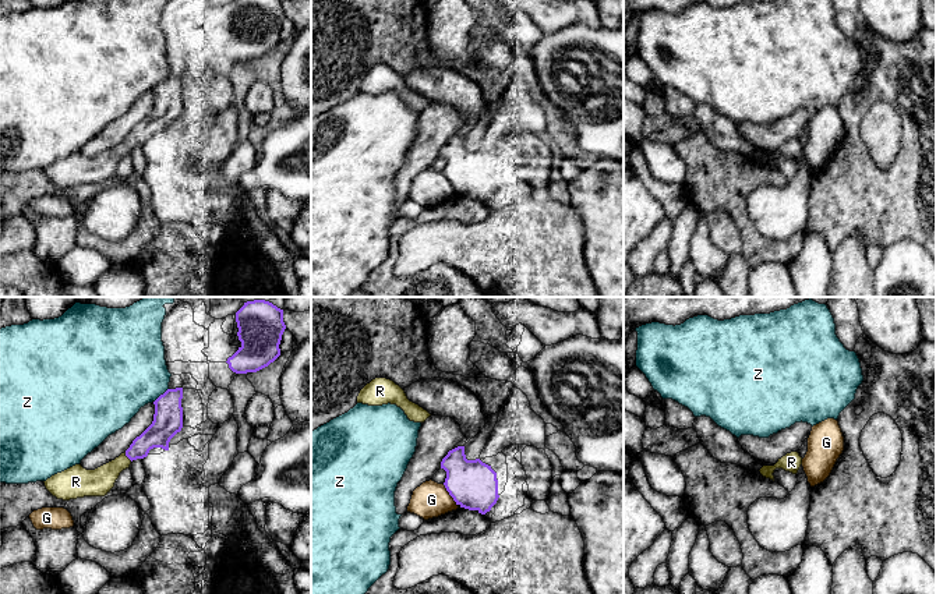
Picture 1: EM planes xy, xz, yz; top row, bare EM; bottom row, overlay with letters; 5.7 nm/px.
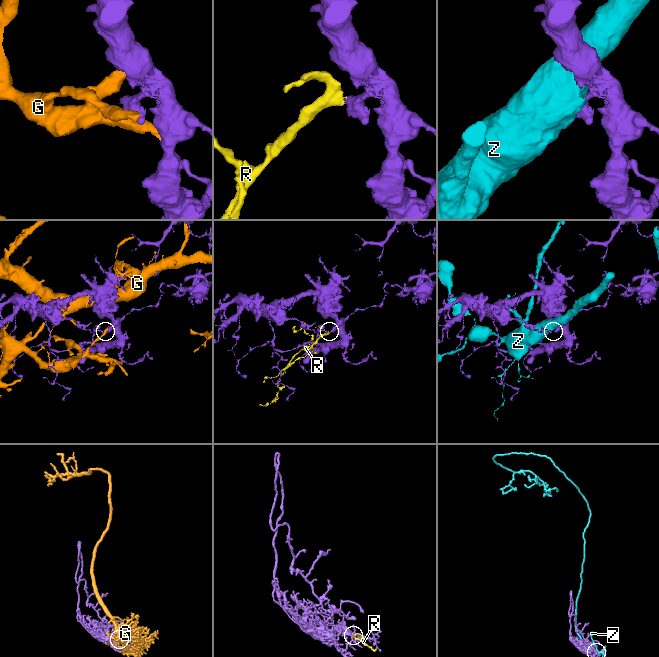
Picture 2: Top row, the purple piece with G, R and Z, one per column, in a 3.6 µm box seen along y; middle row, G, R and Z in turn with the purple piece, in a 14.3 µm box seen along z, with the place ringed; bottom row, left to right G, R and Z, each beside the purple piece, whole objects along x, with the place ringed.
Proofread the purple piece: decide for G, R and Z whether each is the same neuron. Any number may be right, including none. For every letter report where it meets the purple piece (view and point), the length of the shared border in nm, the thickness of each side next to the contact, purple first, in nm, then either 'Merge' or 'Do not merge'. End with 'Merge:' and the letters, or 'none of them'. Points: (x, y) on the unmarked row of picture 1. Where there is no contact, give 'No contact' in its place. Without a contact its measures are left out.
G: Touches purple at xz (449, 181). Shared border 150 nm. Thickness 280 nm (purple) against 200 nm. Do not merge
R: Touches purple at xy (127, 144). Shared border 70 nm. Thickness 150 nm (purple) against 160 nm. Merge
Z: Touches purple at xy (161, 82). Shared border 120 nm. Thickness 180 nm (purple) against 460 nm. Do not merge
Merge: R

